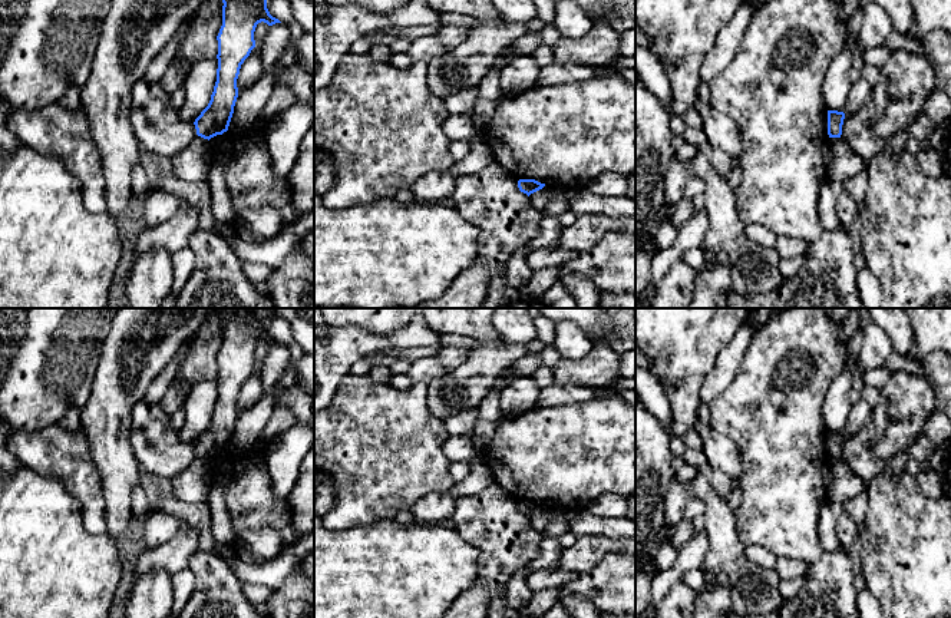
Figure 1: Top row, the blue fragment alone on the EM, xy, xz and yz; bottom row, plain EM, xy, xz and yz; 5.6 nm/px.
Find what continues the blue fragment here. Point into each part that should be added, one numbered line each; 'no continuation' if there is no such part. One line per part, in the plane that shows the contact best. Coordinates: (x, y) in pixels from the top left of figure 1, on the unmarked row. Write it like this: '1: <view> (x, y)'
no continuation

